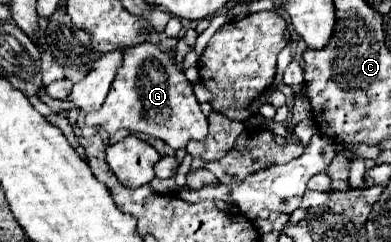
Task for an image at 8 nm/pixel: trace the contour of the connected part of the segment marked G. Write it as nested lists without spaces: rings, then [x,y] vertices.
[[[140,43],[122,51],[122,69],[118,69],[102,109],[86,115],[86,125],[100,125],[106,133],[116,133],[118,129],[146,133],[162,139],[172,149],[184,149],[188,141],[200,141],[208,135],[208,121],[192,91],[192,83],[176,67],[174,57],[152,43]]]

